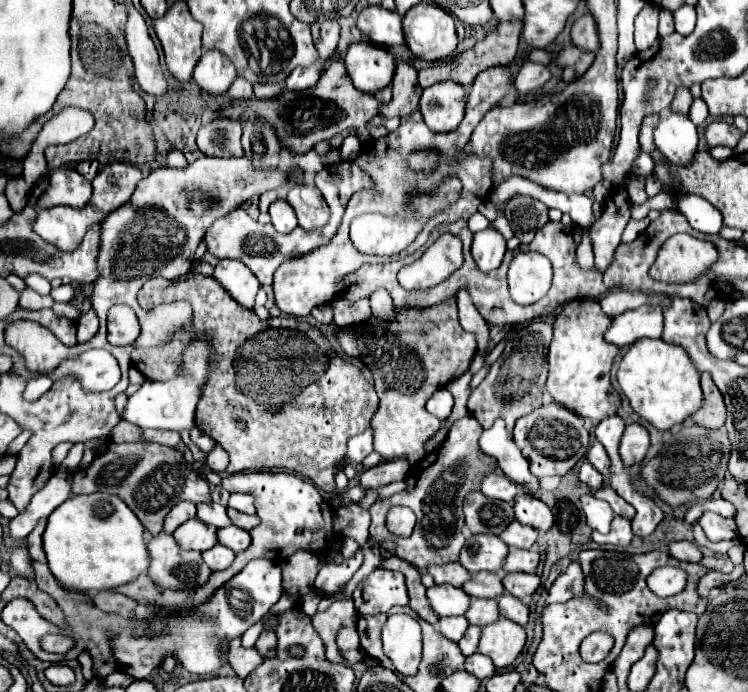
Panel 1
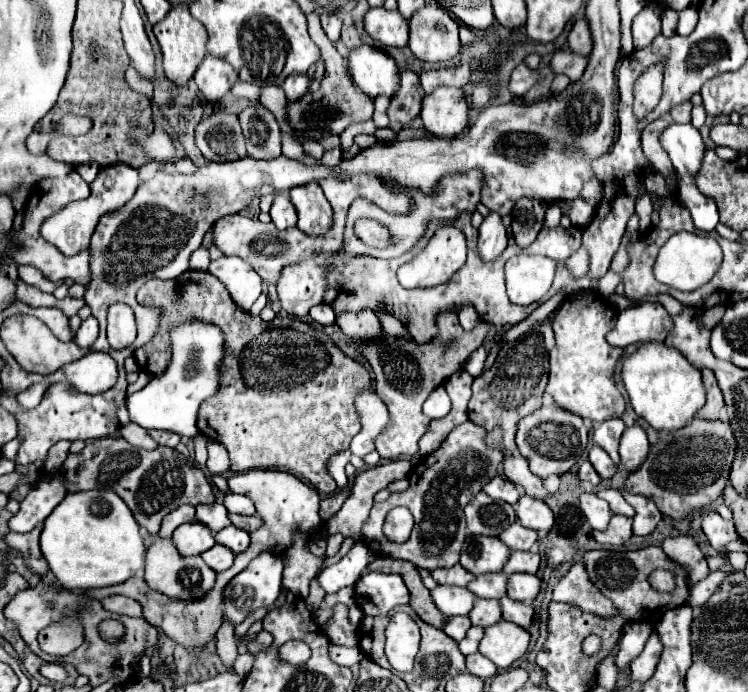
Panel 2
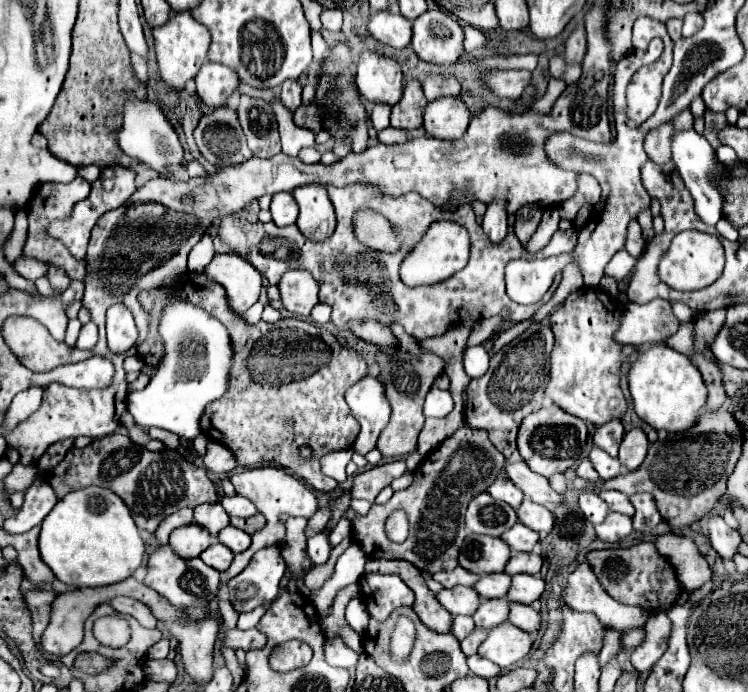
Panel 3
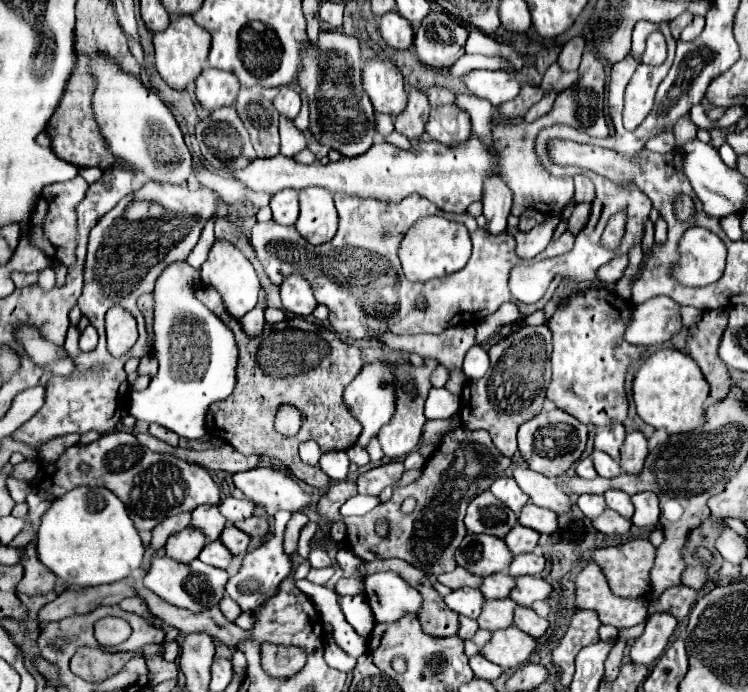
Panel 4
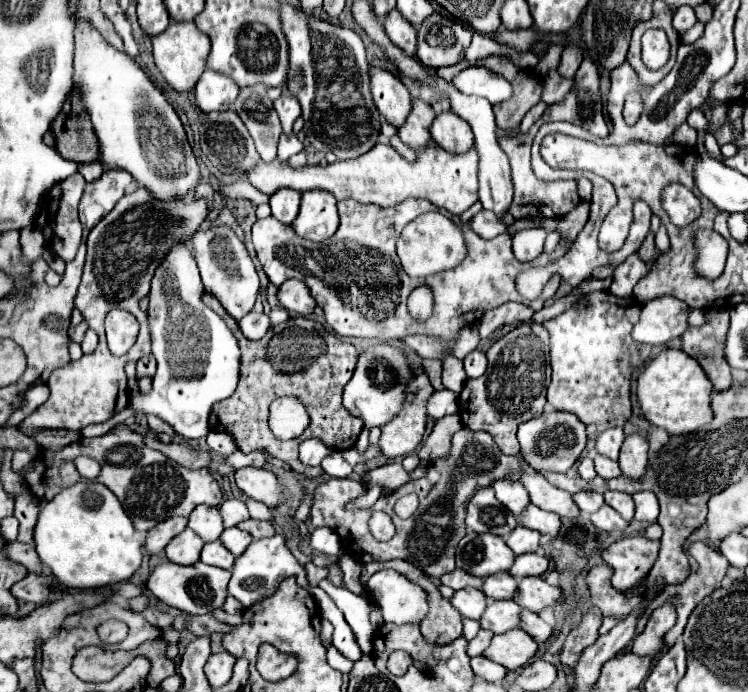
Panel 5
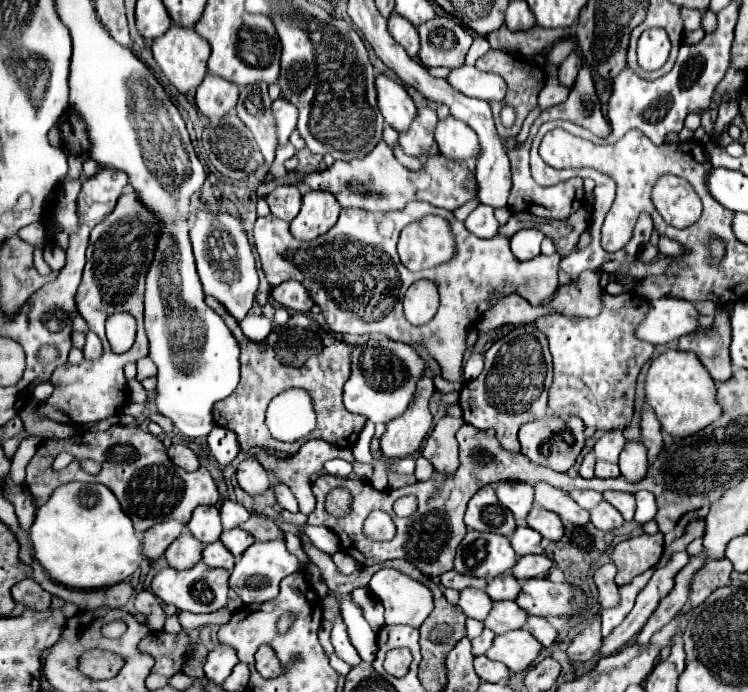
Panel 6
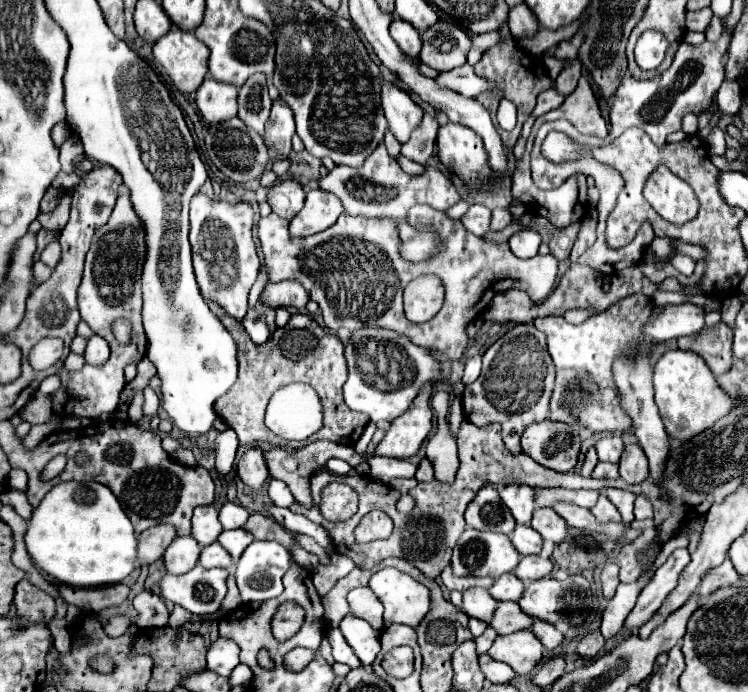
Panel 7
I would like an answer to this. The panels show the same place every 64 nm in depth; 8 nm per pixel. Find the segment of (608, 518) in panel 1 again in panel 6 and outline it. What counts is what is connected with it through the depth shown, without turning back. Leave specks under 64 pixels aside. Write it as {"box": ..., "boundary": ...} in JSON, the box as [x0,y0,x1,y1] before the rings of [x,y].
{"box":[570,490,602,510],"boundary":[[[574,490],[570,492],[572,500],[576,500],[584,510],[592,510],[596,508],[596,504],[600,504],[602,494],[600,492],[592,492],[592,490]]]}

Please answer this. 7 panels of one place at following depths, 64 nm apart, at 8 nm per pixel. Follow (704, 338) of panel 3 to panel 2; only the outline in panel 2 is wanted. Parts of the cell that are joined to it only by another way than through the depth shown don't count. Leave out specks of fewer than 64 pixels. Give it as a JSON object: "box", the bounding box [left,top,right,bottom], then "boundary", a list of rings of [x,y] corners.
{"box":[702,304,726,330],"boundary":[[[722,304],[706,309],[702,315],[702,324],[704,324],[709,330],[712,330],[722,319],[725,310],[726,306]]]}

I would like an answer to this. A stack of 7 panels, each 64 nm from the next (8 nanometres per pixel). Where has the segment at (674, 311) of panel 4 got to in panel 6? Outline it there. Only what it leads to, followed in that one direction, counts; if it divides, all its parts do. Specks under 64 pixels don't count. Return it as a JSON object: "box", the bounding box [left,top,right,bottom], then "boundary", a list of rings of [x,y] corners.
{"box":[636,298,698,344],"boundary":[[[674,298],[650,302],[646,318],[636,328],[636,338],[650,344],[668,344],[698,328],[698,312],[694,304]]]}

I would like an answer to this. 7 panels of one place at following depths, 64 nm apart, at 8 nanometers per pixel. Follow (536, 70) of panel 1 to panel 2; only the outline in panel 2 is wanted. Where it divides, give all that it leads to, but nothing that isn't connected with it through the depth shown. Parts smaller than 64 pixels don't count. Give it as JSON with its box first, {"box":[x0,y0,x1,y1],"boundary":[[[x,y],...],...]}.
{"box":[508,64,540,96],"boundary":[[[518,64],[518,66],[512,70],[510,82],[508,82],[508,90],[510,90],[514,96],[524,96],[538,80],[540,80],[540,74],[538,74],[538,72],[530,70],[526,64]]]}

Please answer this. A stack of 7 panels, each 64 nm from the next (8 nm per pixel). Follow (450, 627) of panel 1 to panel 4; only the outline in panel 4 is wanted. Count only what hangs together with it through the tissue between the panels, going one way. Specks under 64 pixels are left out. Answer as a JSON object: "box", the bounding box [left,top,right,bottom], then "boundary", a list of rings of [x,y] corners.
{"box":[458,616,478,640],"boundary":[[[460,616],[460,628],[458,628],[458,636],[460,636],[462,640],[468,640],[468,638],[472,638],[476,630],[478,630],[478,624],[476,624],[476,620]]]}

